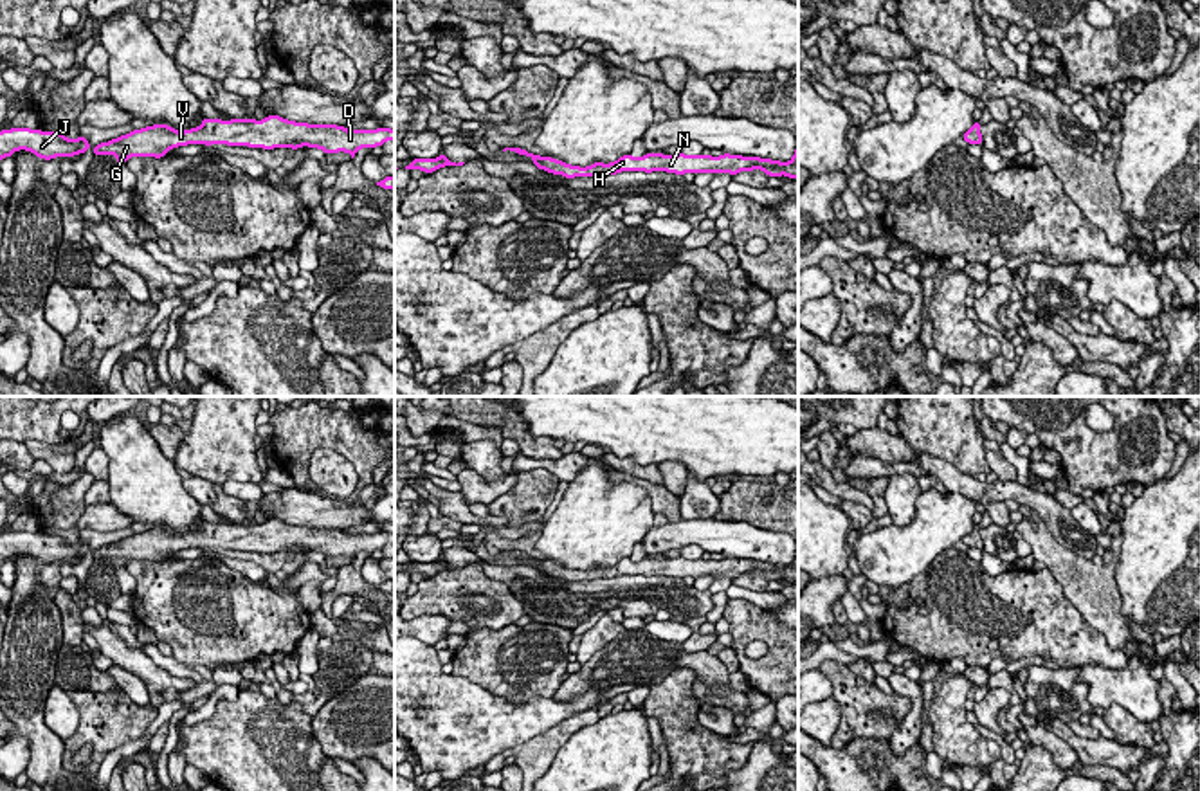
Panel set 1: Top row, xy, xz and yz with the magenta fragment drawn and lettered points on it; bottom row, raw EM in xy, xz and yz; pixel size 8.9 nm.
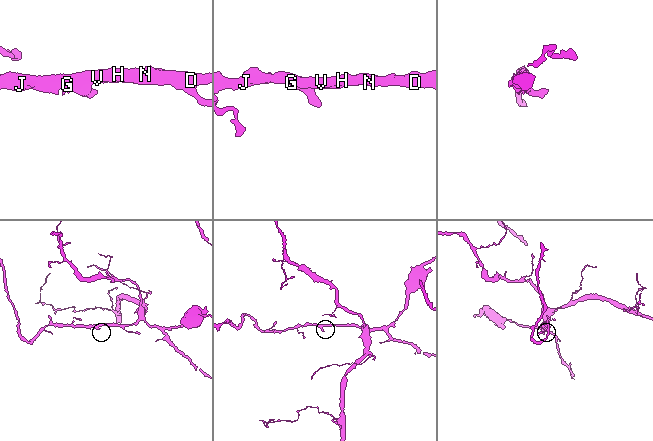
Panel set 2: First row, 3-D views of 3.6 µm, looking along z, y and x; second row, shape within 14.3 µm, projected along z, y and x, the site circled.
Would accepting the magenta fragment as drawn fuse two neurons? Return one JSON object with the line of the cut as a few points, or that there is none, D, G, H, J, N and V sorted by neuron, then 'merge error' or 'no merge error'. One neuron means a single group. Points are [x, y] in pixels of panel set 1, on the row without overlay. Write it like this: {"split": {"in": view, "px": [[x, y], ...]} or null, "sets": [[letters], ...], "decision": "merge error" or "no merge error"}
{"split": null, "sets": [["D", "G", "H", "J", "N", "V"]], "decision": "no merge error"}

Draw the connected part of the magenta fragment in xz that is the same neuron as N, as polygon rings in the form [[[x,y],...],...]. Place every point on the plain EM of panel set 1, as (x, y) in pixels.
[[[798,550],[795,553],[795,559],[789,566],[771,564],[771,562],[760,562],[760,560],[742,560],[742,559],[730,559],[723,557],[721,560],[712,559],[663,559],[663,557],[647,557],[643,560],[634,562],[631,557],[620,560],[618,564],[611,568],[595,566],[587,571],[571,569],[562,564],[551,562],[551,560],[539,560],[535,557],[530,557],[523,551],[505,551],[503,555],[514,555],[517,559],[532,560],[533,568],[539,573],[544,573],[553,578],[562,578],[566,582],[575,580],[595,580],[595,578],[616,578],[622,575],[667,575],[676,578],[685,577],[730,577],[737,578],[744,573],[762,573],[768,580],[780,580],[786,578],[791,584],[798,582]]]

